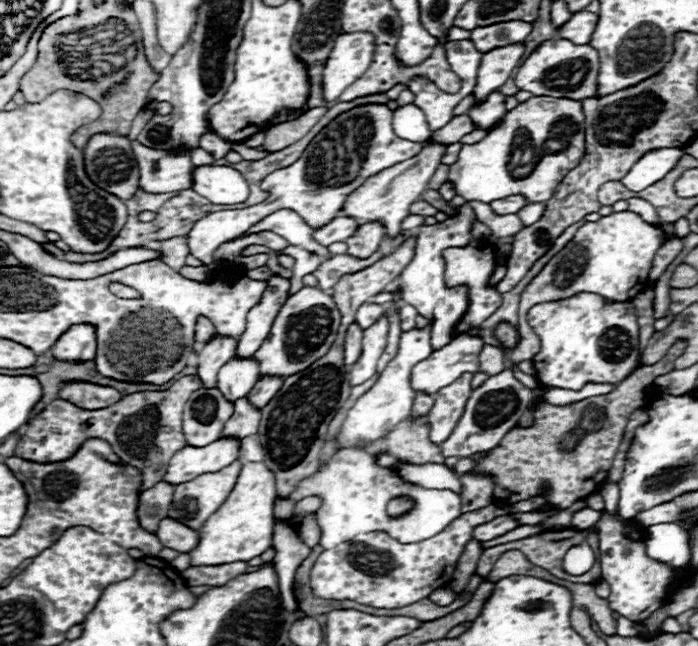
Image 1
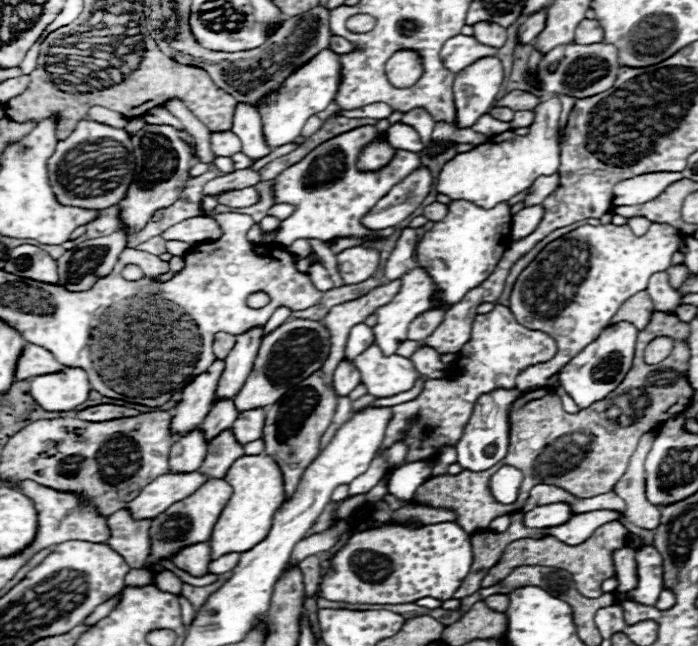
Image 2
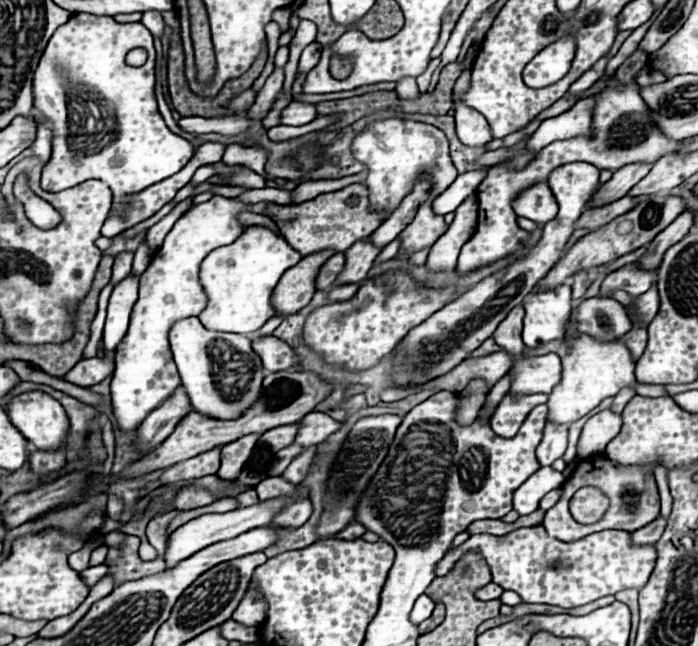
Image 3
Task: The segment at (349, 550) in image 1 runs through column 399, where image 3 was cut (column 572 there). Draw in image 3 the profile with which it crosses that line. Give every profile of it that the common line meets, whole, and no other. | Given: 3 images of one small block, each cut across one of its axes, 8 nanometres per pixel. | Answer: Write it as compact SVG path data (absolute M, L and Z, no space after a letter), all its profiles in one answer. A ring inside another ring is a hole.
M542 526L518 528L504 536L474 534L464 544L452 548L434 568L436 576L446 576L454 562L468 550L478 550L490 570L492 582L504 590L514 590L522 602L528 604L550 604L562 608L576 608L594 602L604 596L614 596L620 590L640 590L654 568L656 548L636 548L630 542L630 532L604 530L588 534L574 542L562 542L546 534Z

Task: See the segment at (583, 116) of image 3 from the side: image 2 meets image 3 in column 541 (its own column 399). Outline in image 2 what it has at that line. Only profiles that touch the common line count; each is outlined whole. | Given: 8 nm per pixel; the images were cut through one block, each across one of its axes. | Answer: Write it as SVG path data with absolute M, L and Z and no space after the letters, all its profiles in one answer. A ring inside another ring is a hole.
M394 124L394 126L390 126L388 136L390 136L390 144L394 148L402 148L406 152L422 152L422 148L424 148L424 144L420 142L420 136L410 126Z

